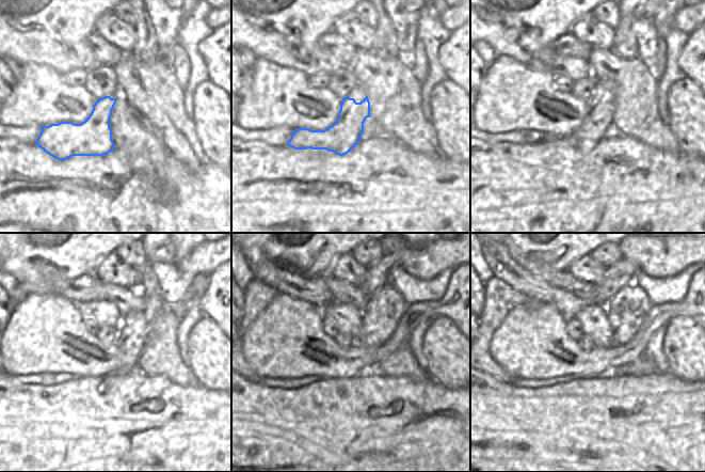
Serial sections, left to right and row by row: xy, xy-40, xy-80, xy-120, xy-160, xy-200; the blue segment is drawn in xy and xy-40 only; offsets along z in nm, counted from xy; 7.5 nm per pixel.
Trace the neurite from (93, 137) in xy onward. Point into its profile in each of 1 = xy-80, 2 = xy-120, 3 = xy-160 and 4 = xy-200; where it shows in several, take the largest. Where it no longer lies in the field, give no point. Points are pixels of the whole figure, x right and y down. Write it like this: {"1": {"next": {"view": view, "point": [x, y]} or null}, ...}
{"1": {"next": {"view": "xy-80", "point": [598, 122]}}, "2": {"next": {"view": "xy-120", "point": [137, 325]}}, "3": {"next": {"view": "xy-160", "point": [386, 307]}}, "4": {"next": {"view": "xy-200", "point": [627, 309]}}}

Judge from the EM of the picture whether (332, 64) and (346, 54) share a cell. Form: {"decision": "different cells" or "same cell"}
{"decision": "different cells"}

